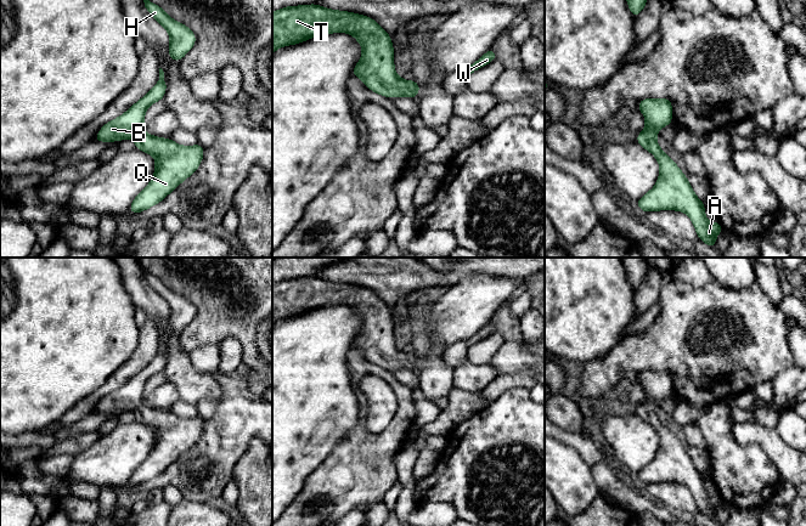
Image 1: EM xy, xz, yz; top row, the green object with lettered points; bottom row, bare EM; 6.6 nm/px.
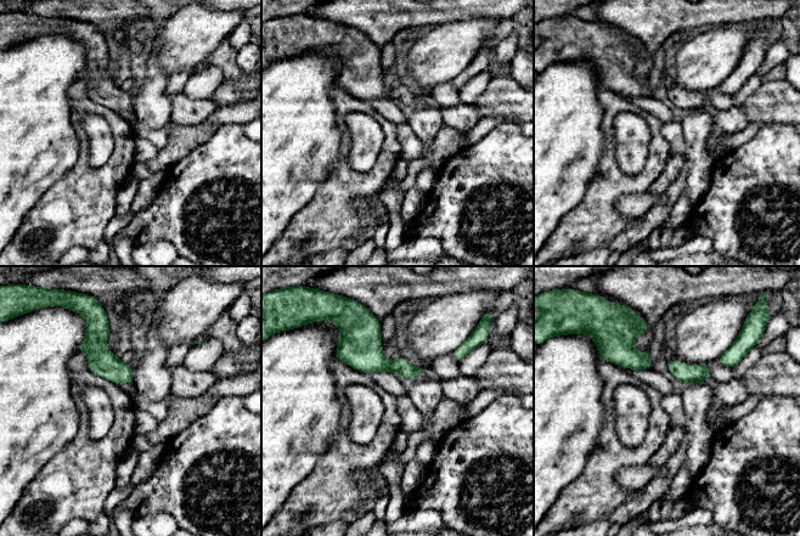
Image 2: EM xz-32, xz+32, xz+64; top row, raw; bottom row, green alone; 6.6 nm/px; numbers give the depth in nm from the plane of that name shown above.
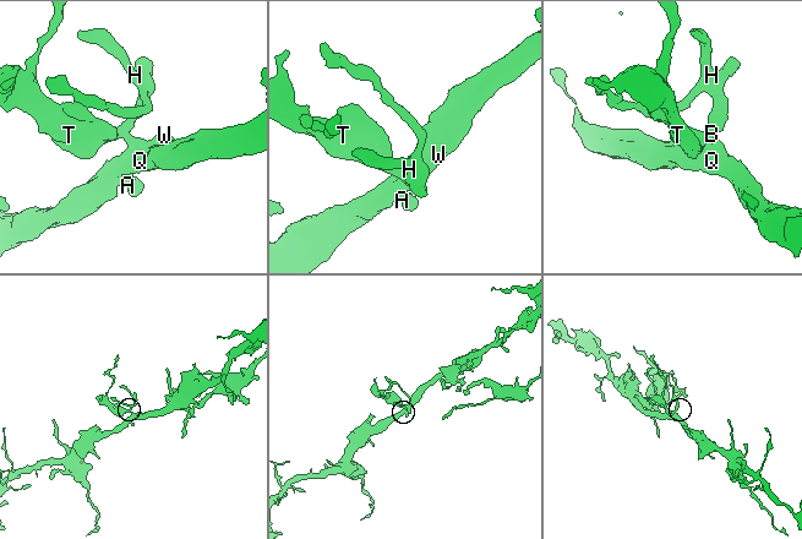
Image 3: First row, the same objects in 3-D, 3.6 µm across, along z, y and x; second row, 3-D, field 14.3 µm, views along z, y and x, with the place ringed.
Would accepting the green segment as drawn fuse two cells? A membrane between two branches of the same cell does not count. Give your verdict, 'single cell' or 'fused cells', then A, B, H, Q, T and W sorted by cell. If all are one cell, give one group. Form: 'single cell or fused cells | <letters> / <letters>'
single cell | A B H Q T W

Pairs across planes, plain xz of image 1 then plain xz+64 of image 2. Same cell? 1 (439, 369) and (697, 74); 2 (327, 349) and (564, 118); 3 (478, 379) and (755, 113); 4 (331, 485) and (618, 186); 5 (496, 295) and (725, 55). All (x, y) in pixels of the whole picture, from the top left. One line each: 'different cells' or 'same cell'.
1: different cells
2: same cell
3: different cells
4: same cell
5: same cell

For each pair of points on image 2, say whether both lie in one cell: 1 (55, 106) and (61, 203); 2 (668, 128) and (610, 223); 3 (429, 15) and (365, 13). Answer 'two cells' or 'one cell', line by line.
1: two cells
2: two cells
3: one cell

